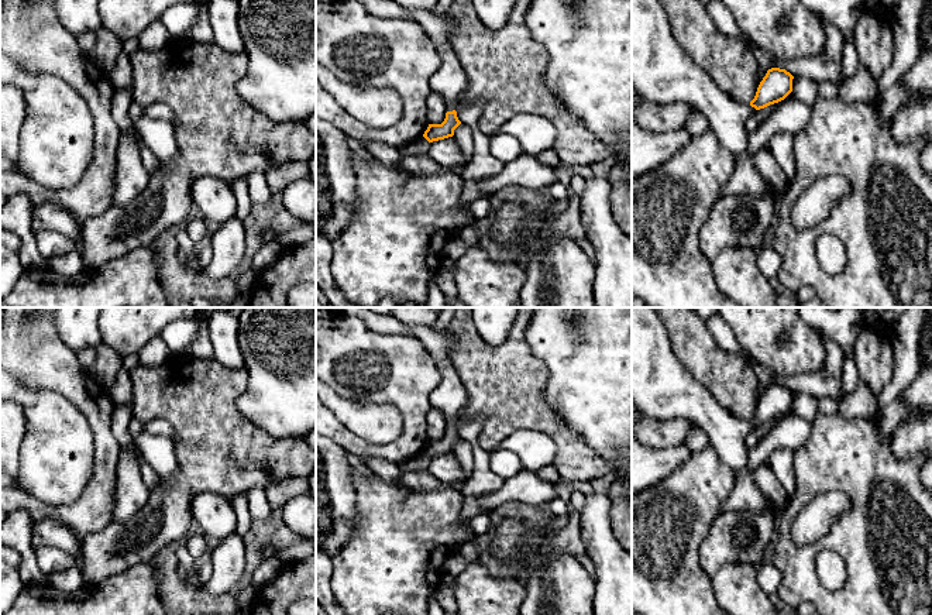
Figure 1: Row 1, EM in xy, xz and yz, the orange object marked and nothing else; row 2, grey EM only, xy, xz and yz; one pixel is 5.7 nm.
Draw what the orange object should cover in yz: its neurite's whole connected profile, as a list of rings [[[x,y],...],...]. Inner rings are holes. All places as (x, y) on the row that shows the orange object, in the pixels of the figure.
[[[632,0],[632,86],[649,102],[658,104],[687,103],[697,109],[709,124],[715,138],[735,158],[735,171],[719,197],[729,195],[759,196],[766,181],[749,152],[746,120],[760,109],[784,100],[792,92],[794,76],[785,69],[771,68],[760,82],[750,103],[739,103],[726,95],[713,79],[697,65],[671,34],[660,0]]]

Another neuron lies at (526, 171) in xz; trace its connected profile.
[[[522,154],[513,161],[503,164],[501,172],[479,181],[478,186],[484,196],[489,196],[510,185],[539,190],[554,182],[557,182],[556,168],[543,165],[536,157]]]

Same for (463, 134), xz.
[[[460,124],[454,130],[454,138],[461,148],[464,157],[470,162],[475,150],[472,130],[464,124]]]

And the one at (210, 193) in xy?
[[[203,175],[192,185],[192,200],[203,213],[203,220],[224,223],[237,213],[237,200],[230,183],[216,175]]]

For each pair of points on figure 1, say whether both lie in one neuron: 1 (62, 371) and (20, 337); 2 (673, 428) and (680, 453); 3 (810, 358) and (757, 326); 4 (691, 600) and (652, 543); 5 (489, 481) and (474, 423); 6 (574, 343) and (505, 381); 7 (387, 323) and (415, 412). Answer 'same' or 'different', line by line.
1: same
2: different
3: same
4: same
5: same
6: different
7: different

